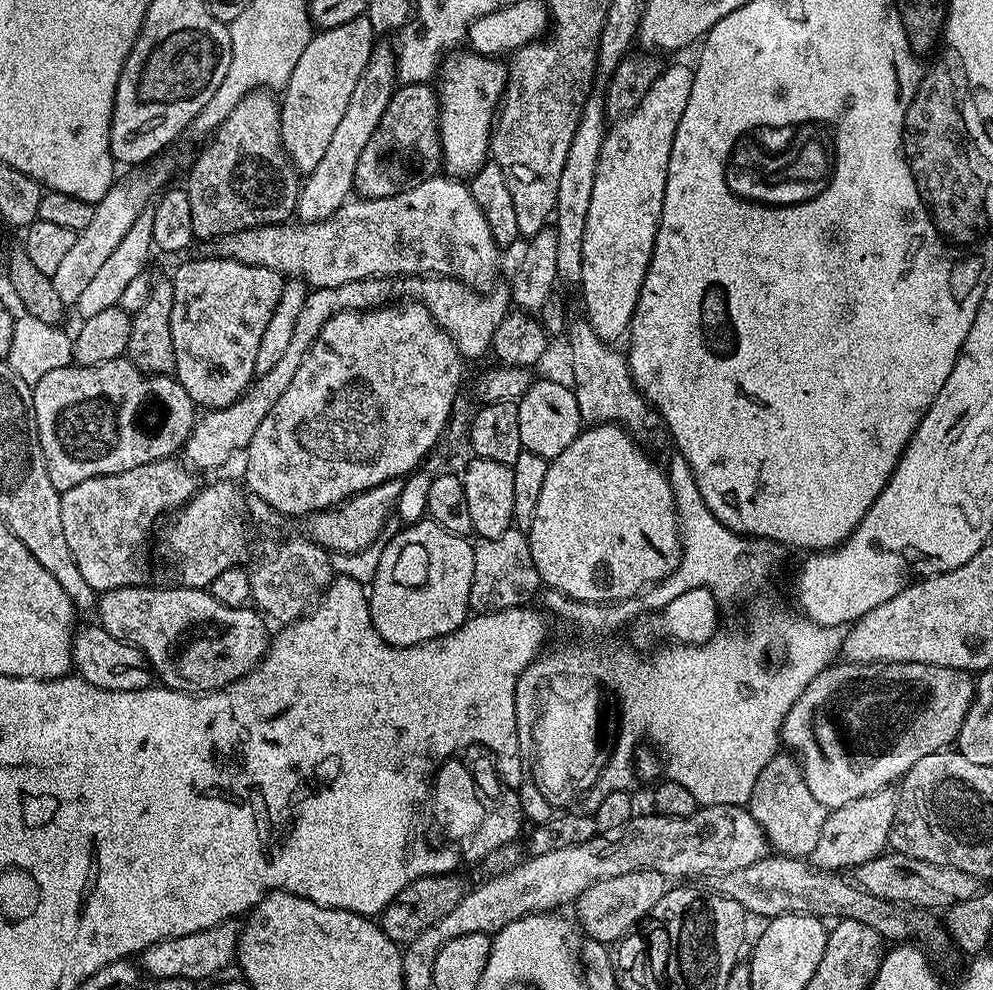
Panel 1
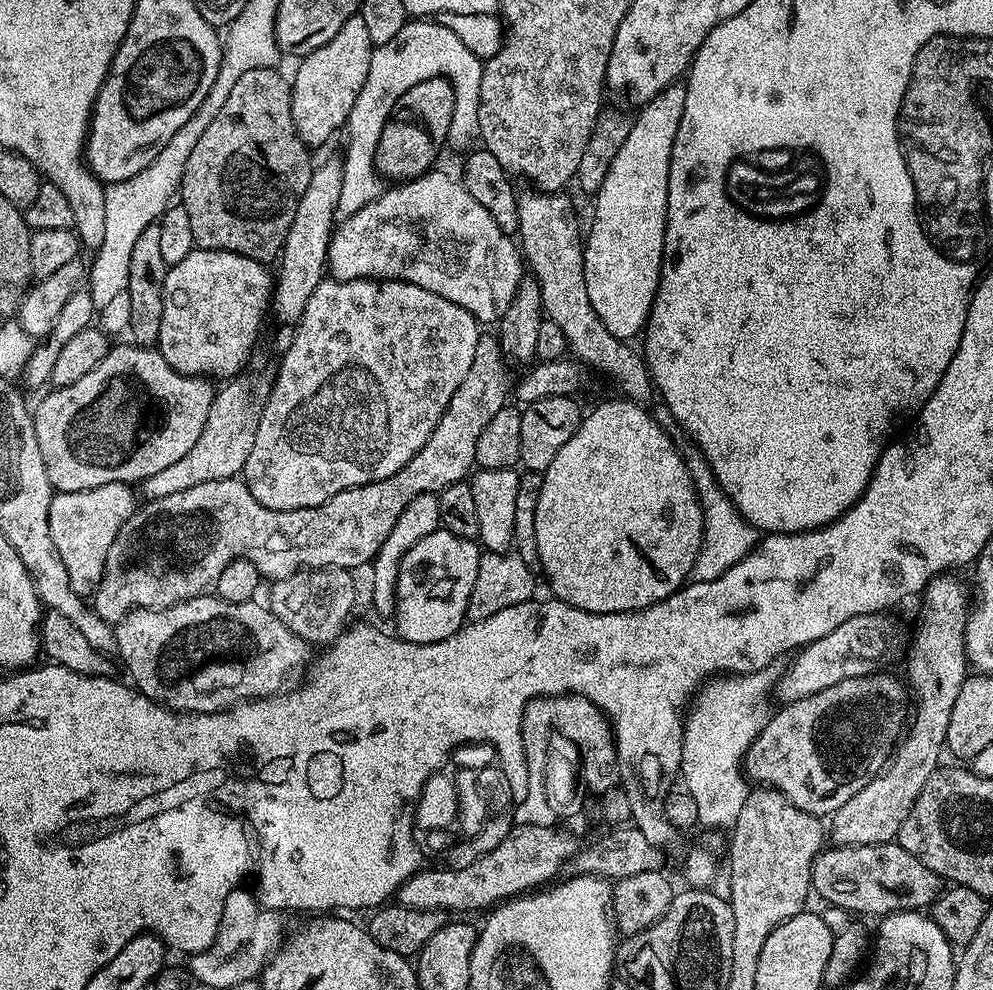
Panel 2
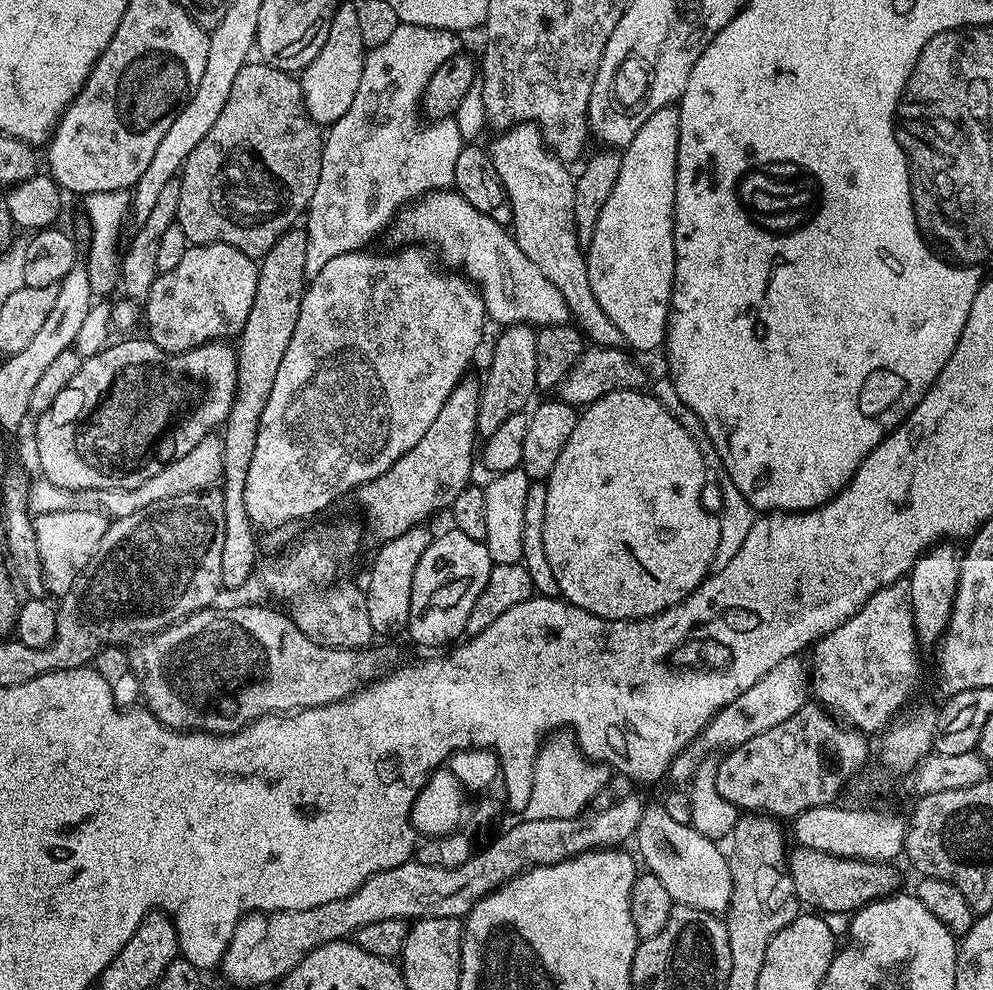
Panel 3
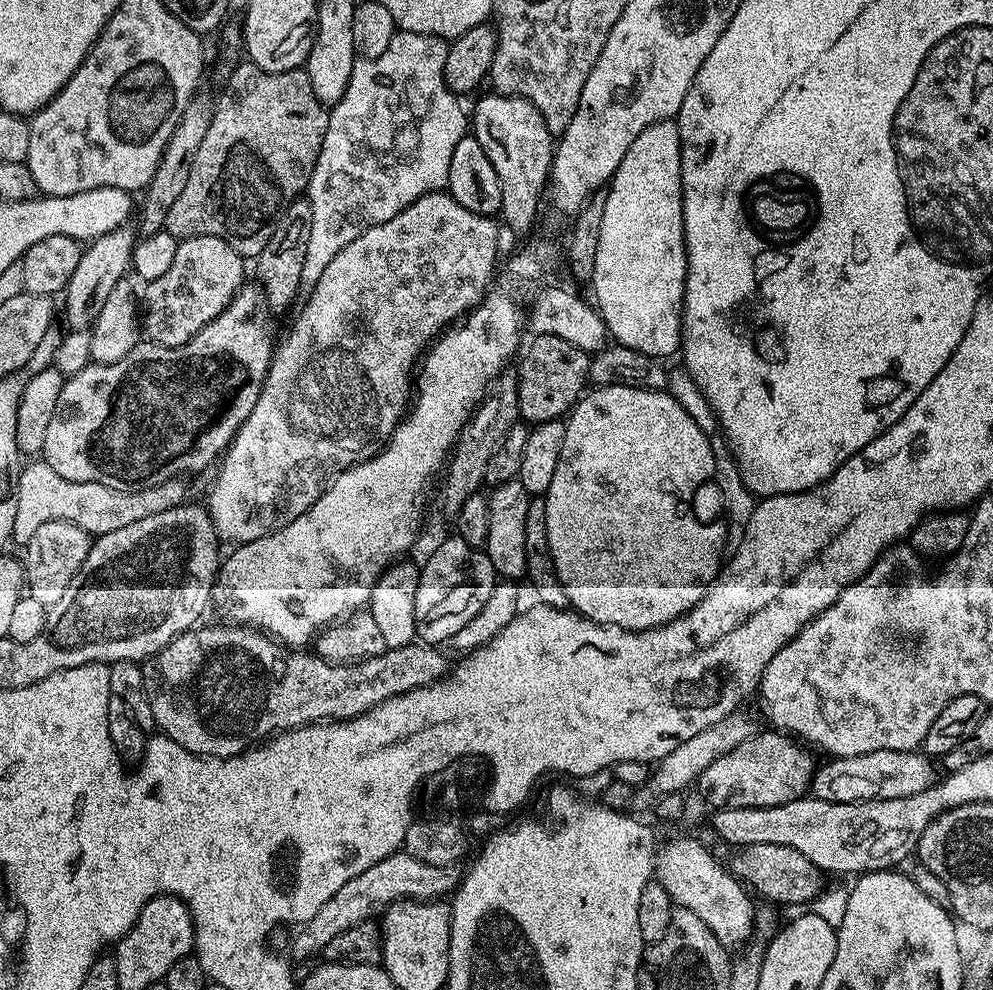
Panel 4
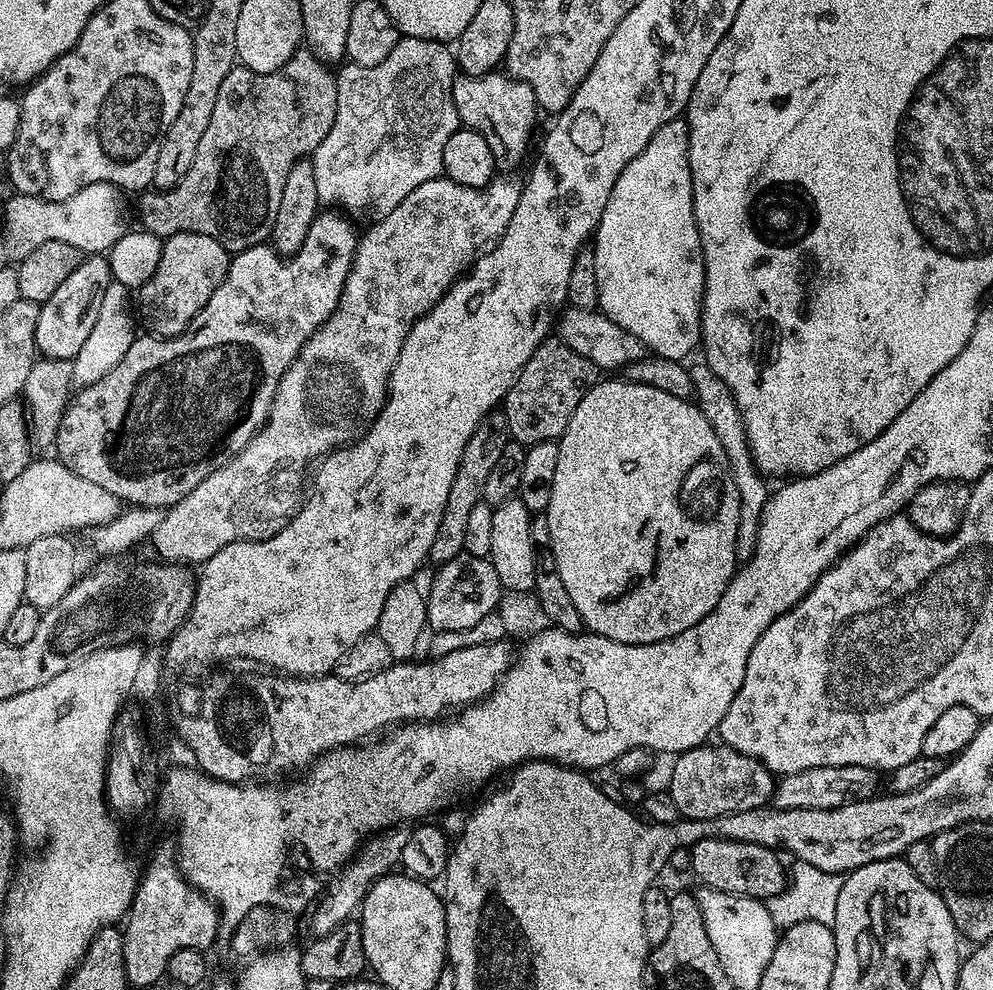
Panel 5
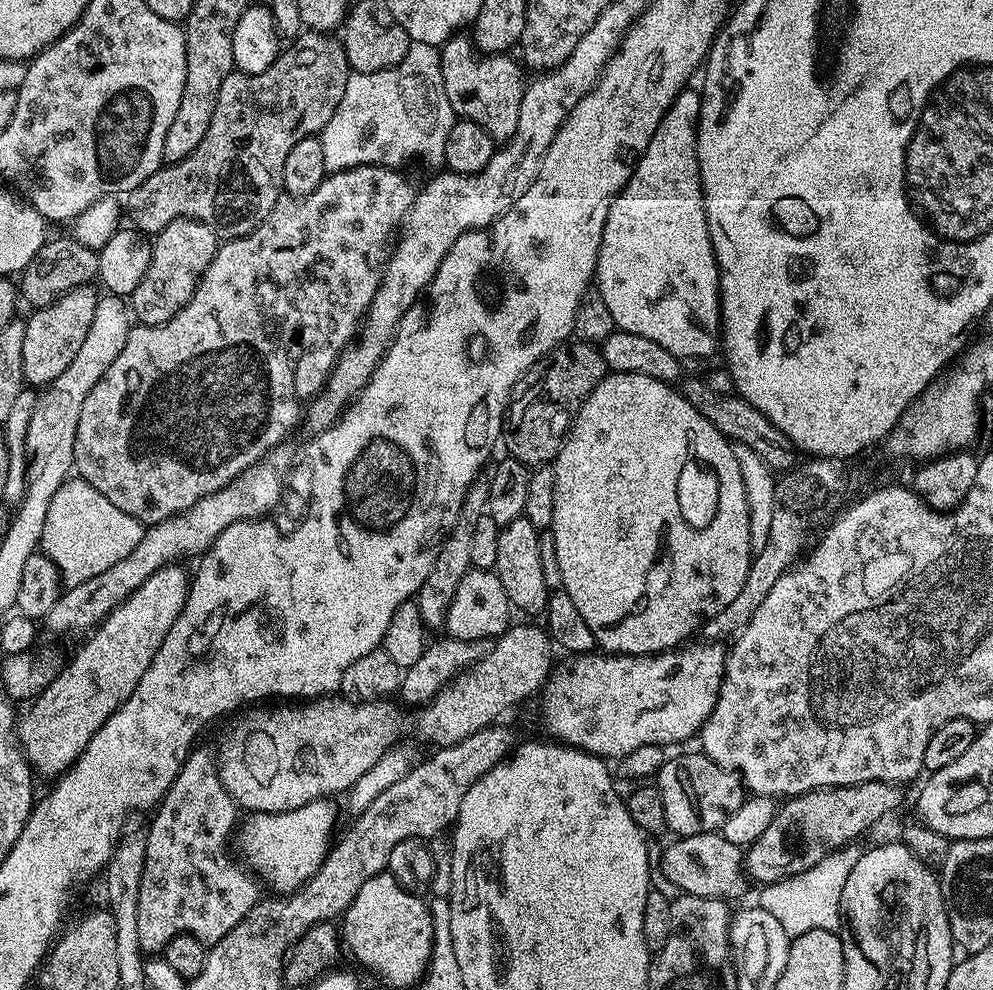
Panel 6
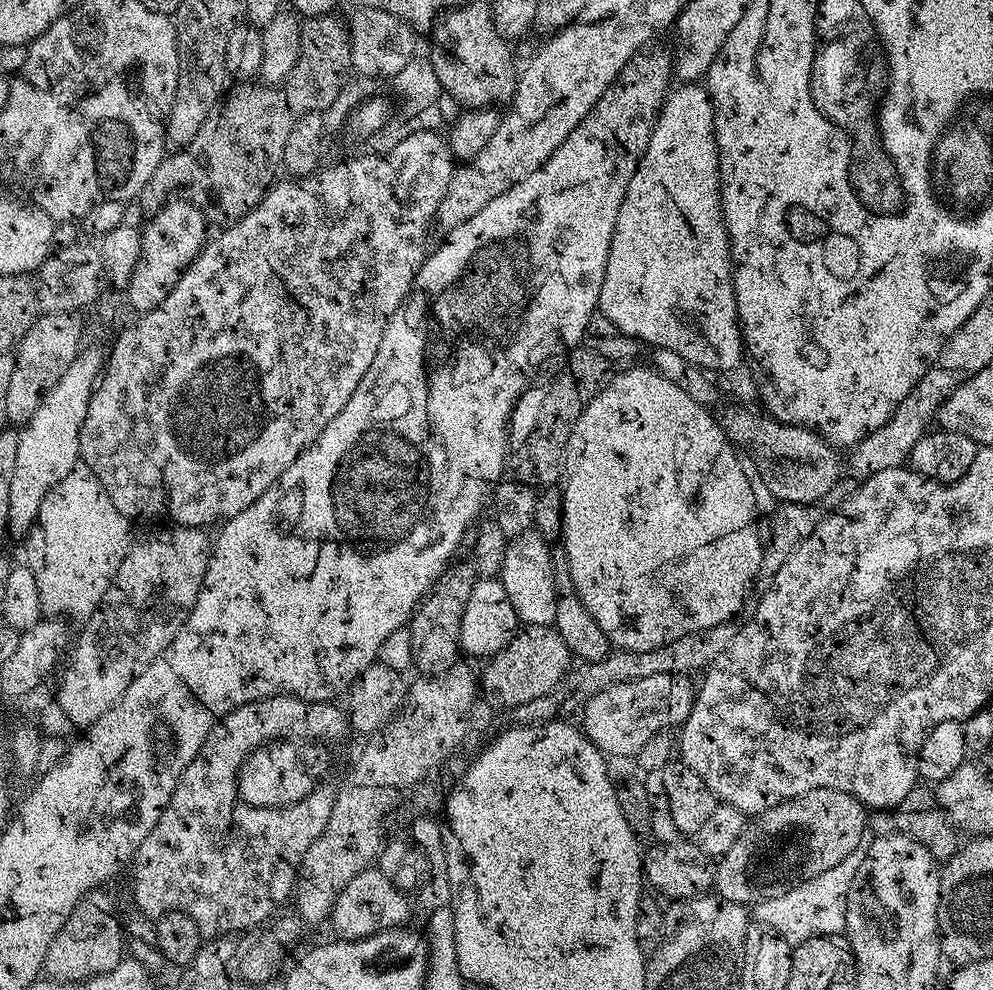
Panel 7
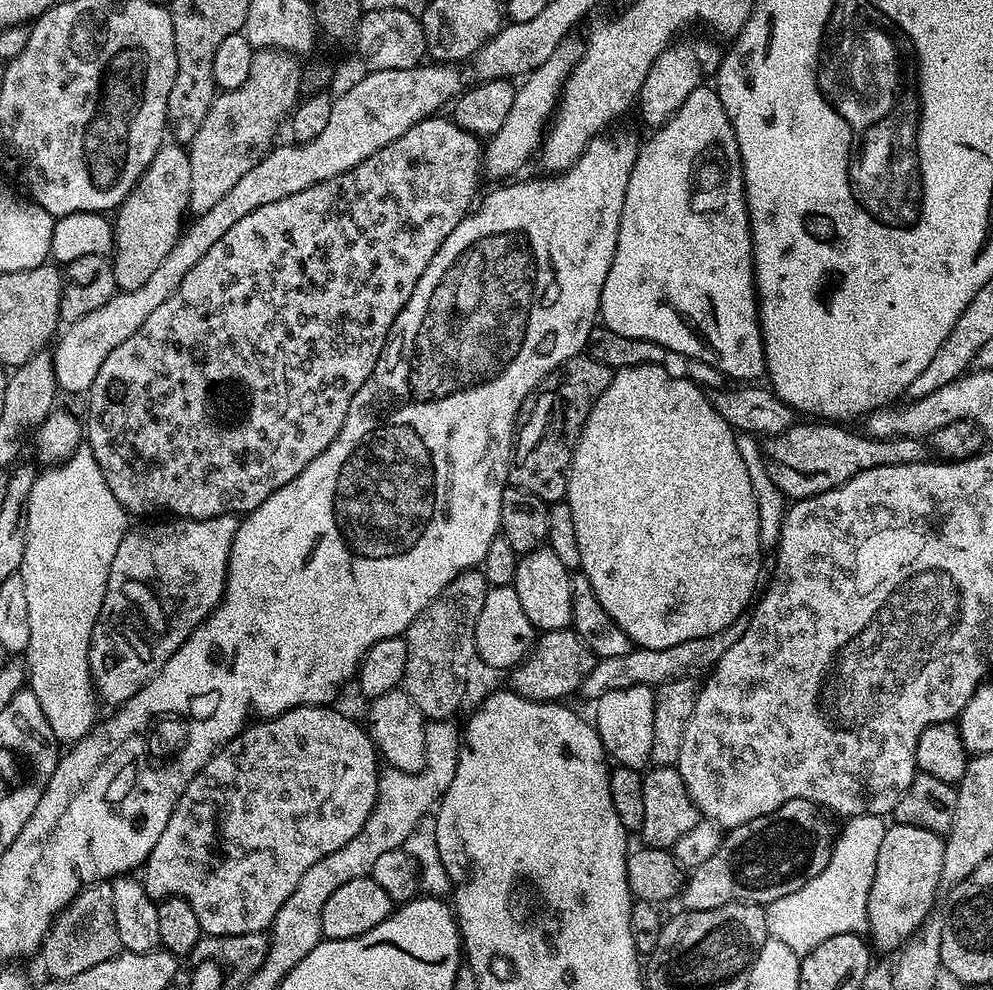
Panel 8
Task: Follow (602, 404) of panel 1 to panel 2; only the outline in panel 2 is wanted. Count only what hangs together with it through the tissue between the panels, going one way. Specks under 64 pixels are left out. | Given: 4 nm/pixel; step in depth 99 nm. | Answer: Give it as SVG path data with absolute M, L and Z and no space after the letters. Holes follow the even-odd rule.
M521 191L518 196L518 244L527 267L539 282L547 319L554 326L562 326L571 355L581 364L612 376L627 399L648 402L654 396L654 385L643 355L637 349L635 352L629 341L614 338L614 334L602 326L602 318L594 314L594 306L590 306L590 294L586 294L582 228L580 232L571 198L560 192L527 191Z

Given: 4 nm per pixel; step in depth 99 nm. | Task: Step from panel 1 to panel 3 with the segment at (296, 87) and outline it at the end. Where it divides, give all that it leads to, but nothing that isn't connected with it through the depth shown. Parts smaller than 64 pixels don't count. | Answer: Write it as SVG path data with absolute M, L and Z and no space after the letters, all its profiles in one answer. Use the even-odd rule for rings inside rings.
M342 2L336 7L336 13L330 22L330 34L326 34L322 50L318 50L318 54L298 76L304 105L315 124L330 126L338 122L338 118L342 118L346 110L350 110L354 94L358 94L358 82L362 82L365 55L356 4Z

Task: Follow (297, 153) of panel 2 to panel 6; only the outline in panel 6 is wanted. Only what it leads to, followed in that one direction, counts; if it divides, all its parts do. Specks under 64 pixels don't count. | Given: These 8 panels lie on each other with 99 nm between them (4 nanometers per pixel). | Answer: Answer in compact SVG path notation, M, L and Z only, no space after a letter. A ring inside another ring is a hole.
M304 30L289 44L292 45L289 48L287 45L281 51L280 55L276 57L276 61L270 66L270 70L262 70L262 74L251 76L245 72L232 71L226 78L226 82L222 82L222 90L218 90L218 102L214 106L214 114L210 118L210 126L206 130L202 142L198 142L197 148L194 149L194 154L182 158L177 164L165 163L154 174L150 174L150 178L146 178L146 182L142 182L134 190L126 193L126 200L128 200L126 216L127 219L128 216L132 219L131 227L137 233L155 234L166 230L166 226L170 226L170 222L175 220L197 220L206 226L210 226L210 230L214 230L221 241L226 241L242 238L246 234L250 234L261 222L267 220L270 210L274 210L277 200L282 195L284 186L282 182L282 166L286 166L286 154L290 154L290 149L300 142L302 138L323 132L326 122L330 122L330 118L334 118L334 110L338 110L338 102L342 102L342 94L346 94L346 82L350 75L346 50L343 43L335 35Z

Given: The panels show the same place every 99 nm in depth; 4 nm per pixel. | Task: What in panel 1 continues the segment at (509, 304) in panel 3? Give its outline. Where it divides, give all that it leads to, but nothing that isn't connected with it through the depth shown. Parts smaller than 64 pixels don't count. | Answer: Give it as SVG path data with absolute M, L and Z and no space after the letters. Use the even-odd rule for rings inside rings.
M444 174L432 176L402 194L373 200L349 199L338 211L330 214L330 218L316 224L285 222L238 230L211 241L210 248L213 257L242 262L246 266L269 268L285 278L299 278L309 289L346 286L346 282L359 280L448 276L451 280L462 281L481 294L489 291L496 282L496 271L500 268L502 256L502 249L494 242L482 210L478 210L478 202L474 202L471 187Z

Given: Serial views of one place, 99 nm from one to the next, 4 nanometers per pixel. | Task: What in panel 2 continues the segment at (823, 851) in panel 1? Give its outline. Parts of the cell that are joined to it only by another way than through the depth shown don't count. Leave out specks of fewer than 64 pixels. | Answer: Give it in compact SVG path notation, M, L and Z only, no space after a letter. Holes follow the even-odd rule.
M941 574L939 576L932 577L924 586L922 593L922 599L924 601L920 604L920 617L916 620L916 633L912 636L912 646L908 650L908 676L906 675L906 684L912 692L916 695L916 713L911 713L910 716L910 728L912 724L912 733L905 735L901 739L900 743L896 746L896 751L893 752L891 761L887 768L883 772L877 774L873 780L870 781L866 786L862 786L862 790L858 790L858 794L854 794L854 798L850 798L850 802L846 802L836 813L831 817L830 823L830 836L832 836L837 845L841 844L886 844L895 841L900 835L900 828L906 822L906 818L912 813L912 807L914 802L918 802L918 794L922 794L922 786L926 786L926 782L936 773L937 768L941 767L942 760L940 760L940 748L942 752L942 745L946 738L946 730L950 726L950 710L954 706L954 698L958 698L958 690L964 685L964 681L968 679L970 675L970 665L968 662L968 656L964 653L964 635L966 634L966 622L968 621L968 614L970 611L970 598L966 596L964 590L964 584L959 580L959 575L956 574Z

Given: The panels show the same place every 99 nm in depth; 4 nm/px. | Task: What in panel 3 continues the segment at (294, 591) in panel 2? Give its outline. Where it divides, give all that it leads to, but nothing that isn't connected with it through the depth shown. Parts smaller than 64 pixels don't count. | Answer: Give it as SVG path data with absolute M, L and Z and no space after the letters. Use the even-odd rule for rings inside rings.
M333 583L295 601L294 619L298 630L327 648L367 648L373 643L370 610L366 610L366 592L356 584Z

